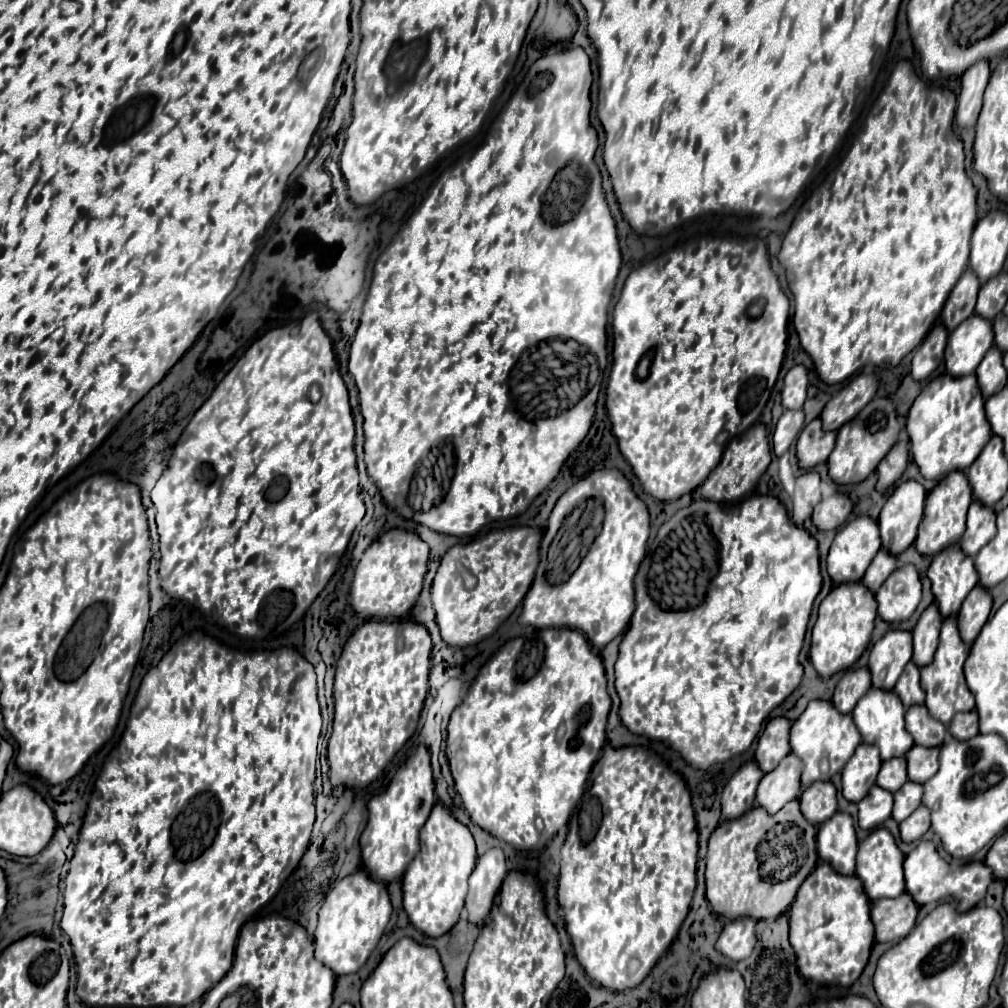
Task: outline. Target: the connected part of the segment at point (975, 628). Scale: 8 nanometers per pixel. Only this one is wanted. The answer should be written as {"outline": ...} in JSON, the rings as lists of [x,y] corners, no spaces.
{"outline":[[[977,586],[973,592],[965,598],[965,604],[961,606],[961,612],[957,614],[957,626],[961,632],[961,638],[967,646],[975,642],[981,628],[985,626],[989,612],[991,612],[991,596],[985,592],[985,588]]]}

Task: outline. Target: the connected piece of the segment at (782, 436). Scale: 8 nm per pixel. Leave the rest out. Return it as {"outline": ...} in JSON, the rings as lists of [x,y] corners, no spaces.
{"outline":[[[783,412],[783,416],[777,422],[775,434],[773,434],[773,444],[775,444],[775,454],[783,456],[797,440],[799,432],[803,430],[803,412]]]}

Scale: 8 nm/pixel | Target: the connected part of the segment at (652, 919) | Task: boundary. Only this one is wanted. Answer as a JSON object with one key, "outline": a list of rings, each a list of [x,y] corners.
{"outline":[[[627,746],[627,748],[619,748],[619,750],[605,748],[603,756],[597,760],[597,764],[591,770],[591,786],[589,786],[587,794],[583,794],[583,798],[581,798],[579,812],[577,812],[577,828],[569,828],[567,840],[561,848],[561,874],[559,874],[557,884],[557,900],[563,910],[563,920],[565,920],[569,936],[571,936],[575,956],[593,982],[597,982],[599,986],[609,988],[613,992],[625,992],[625,990],[639,986],[645,980],[645,976],[653,970],[657,960],[673,944],[673,940],[679,934],[679,928],[689,912],[693,892],[697,886],[697,878],[695,878],[697,850],[699,850],[697,822],[695,822],[695,812],[691,806],[691,796],[689,796],[689,790],[687,790],[683,778],[679,774],[675,774],[657,754],[647,752],[641,746]]]}

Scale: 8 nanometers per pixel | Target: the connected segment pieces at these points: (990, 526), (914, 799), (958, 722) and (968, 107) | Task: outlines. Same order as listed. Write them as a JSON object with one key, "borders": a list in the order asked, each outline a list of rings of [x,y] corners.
{"borders":[[[[975,500],[967,514],[965,536],[959,542],[961,550],[967,556],[975,558],[979,554],[979,550],[995,538],[995,534],[997,534],[995,512],[991,508],[981,508],[981,504],[977,504],[977,500]]],[[[907,782],[901,792],[895,792],[895,806],[893,806],[893,820],[901,824],[907,816],[911,816],[921,804],[921,784]]],[[[961,712],[949,724],[949,734],[957,740],[969,740],[979,734],[979,716],[977,712]]],[[[981,60],[981,64],[975,64],[973,68],[969,68],[969,72],[965,72],[965,76],[961,76],[961,94],[955,114],[955,124],[959,128],[973,128],[977,124],[989,76],[991,70],[985,60]]]]}

